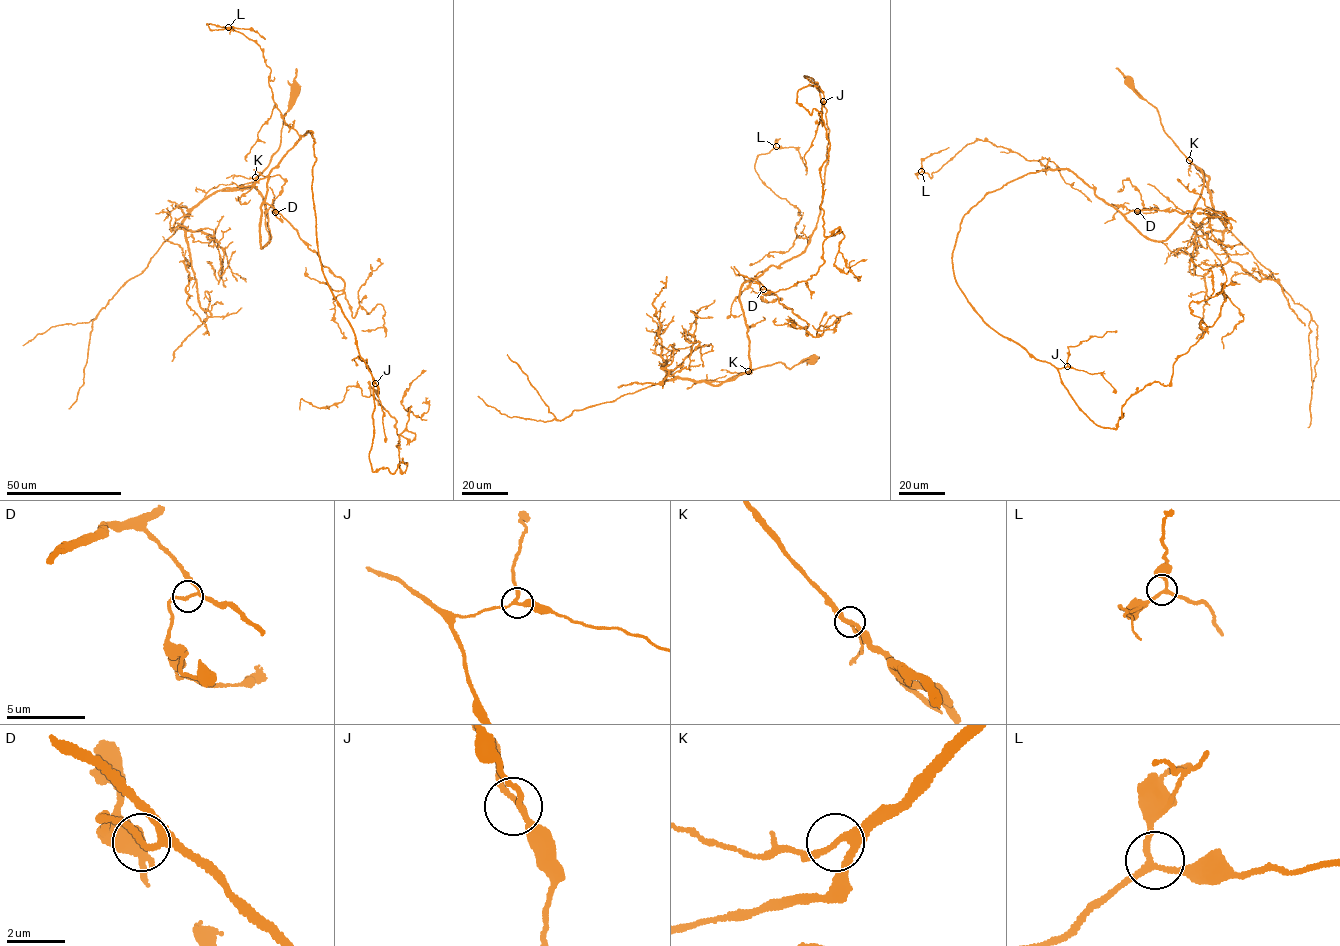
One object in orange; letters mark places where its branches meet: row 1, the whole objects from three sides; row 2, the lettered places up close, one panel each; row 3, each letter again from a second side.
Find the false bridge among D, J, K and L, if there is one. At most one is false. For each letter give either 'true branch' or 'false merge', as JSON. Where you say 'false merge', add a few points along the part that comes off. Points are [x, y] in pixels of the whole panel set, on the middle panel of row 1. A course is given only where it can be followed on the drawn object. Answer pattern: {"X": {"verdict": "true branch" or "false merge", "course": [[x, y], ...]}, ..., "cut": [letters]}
{"D": {"verdict": "true branch"}, "J": {"verdict": "true branch"}, "K": {"verdict": "true branch"}, "L": {"verdict": "true branch"}, "cut": []}

